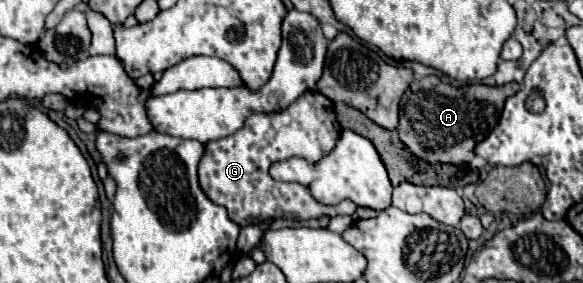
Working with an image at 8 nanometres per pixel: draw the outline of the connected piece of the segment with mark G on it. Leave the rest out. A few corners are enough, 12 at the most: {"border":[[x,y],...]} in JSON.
{"border":[[306,91],[206,143],[200,187],[238,225],[352,215],[270,165],[318,163],[340,137],[334,103]]}

